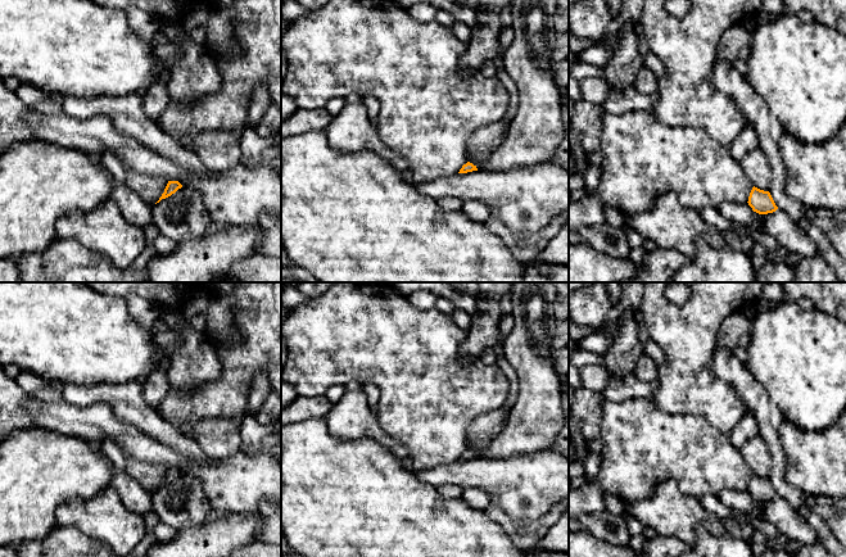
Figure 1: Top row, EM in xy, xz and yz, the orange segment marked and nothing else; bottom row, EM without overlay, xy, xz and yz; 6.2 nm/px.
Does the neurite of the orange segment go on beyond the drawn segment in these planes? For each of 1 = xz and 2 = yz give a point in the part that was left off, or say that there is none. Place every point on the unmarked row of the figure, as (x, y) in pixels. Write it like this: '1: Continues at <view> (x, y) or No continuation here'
1: No continuation here
2: No continuation here

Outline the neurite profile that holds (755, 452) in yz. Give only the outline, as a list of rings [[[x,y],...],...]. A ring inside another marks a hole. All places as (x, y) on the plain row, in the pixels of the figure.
[[[760,434],[750,439],[741,448],[741,453],[755,475],[764,479],[769,477],[772,470],[772,456]]]

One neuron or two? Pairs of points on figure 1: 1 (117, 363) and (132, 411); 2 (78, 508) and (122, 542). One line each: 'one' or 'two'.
1: two
2: one

